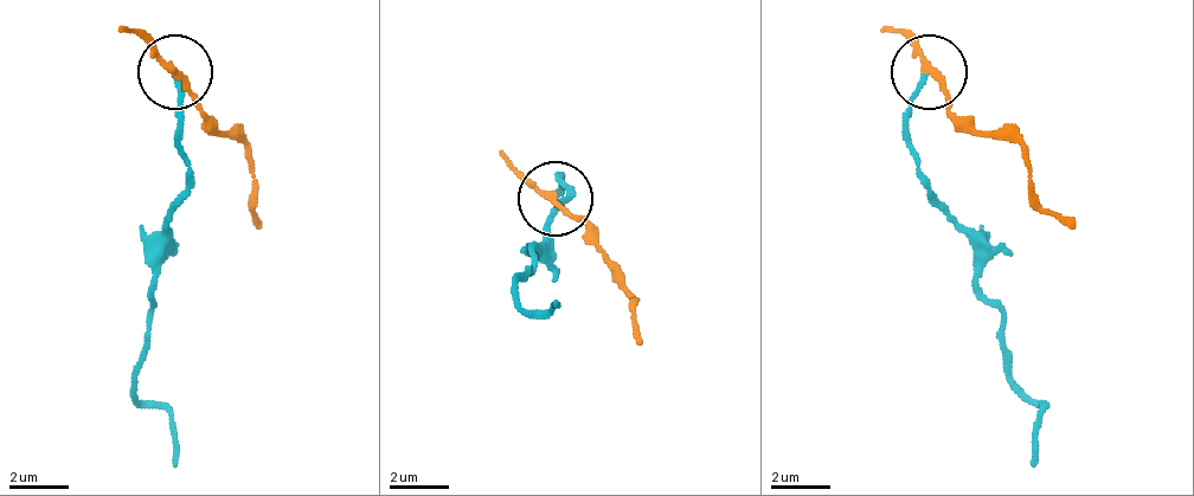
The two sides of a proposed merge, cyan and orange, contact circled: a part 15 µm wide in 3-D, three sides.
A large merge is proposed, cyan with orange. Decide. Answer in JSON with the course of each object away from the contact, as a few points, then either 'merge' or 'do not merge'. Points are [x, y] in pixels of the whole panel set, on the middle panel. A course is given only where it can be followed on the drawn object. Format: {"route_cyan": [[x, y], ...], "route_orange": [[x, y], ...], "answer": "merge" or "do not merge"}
{"route_cyan": [[557, 200], [565, 178], [565, 200], [535, 245], [527, 275], [520, 282], [520, 304], [557, 304]], "route_orange": [[557, 200], [588, 223], [633, 297], [640, 342]], "answer": "do not merge"}

